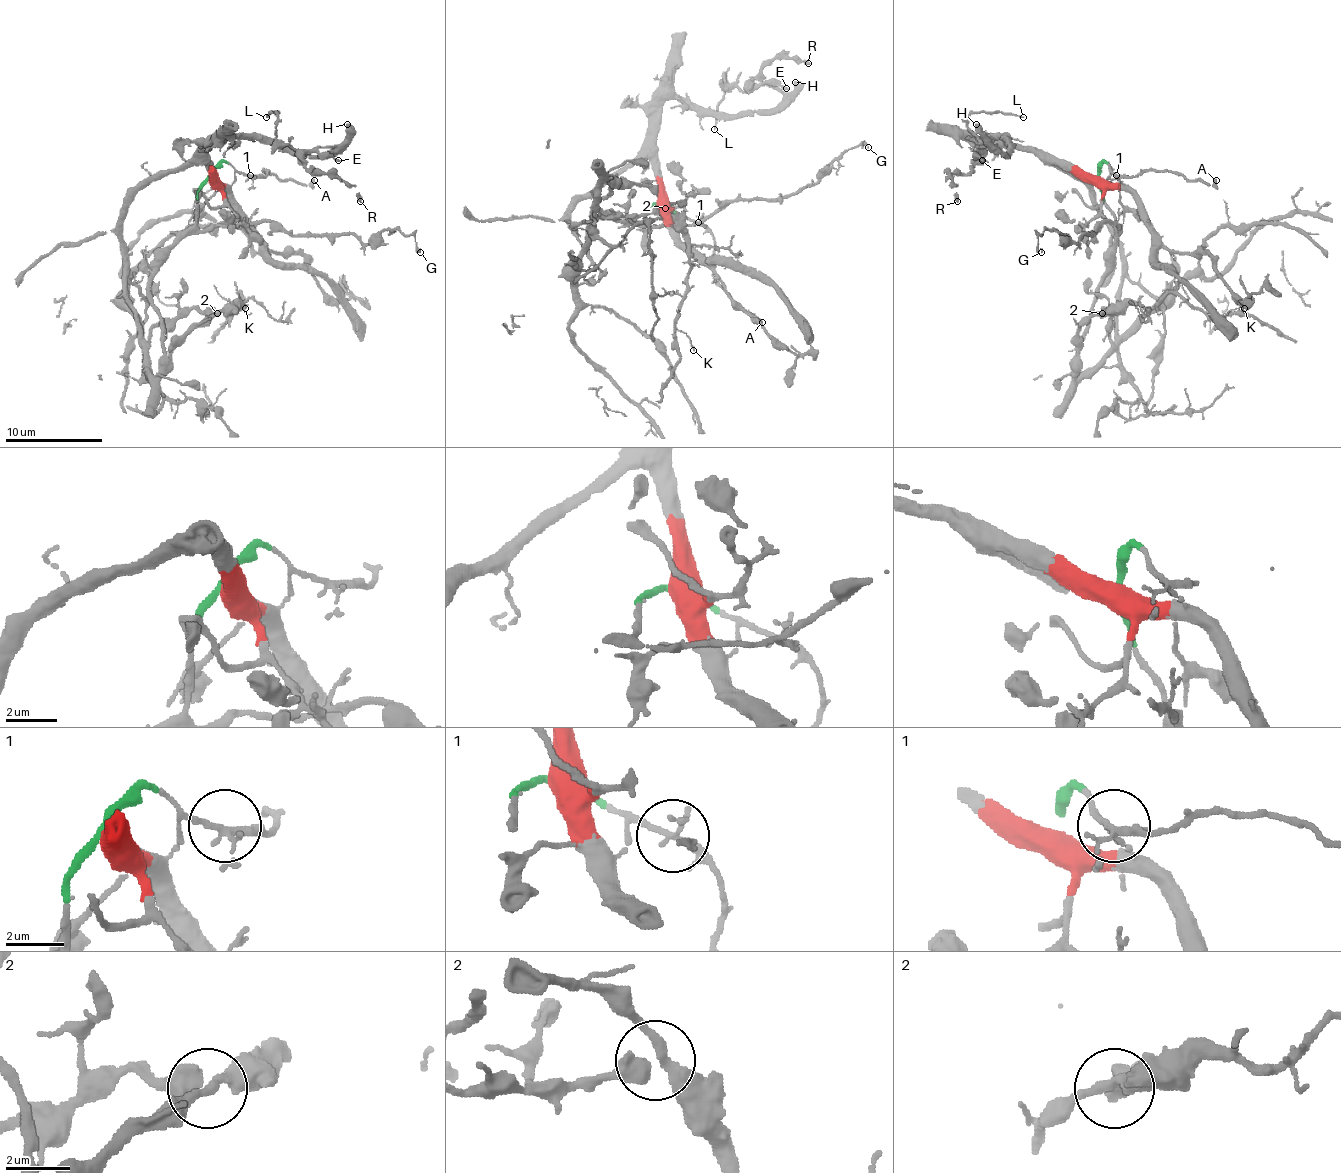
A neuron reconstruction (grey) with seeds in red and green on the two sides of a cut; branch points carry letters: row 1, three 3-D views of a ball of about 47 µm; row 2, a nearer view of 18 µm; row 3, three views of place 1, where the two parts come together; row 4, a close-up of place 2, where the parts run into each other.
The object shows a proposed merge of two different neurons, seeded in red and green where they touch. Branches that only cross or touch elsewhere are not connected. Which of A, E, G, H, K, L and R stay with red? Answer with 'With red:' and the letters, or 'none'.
With red: E, H, L, R

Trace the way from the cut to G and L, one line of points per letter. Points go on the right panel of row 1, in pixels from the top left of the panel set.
G: (1097, 177), (1104, 206), (1119, 231), (1112, 221), (1075, 243), (1058, 231), (1043, 231), (1038, 235), (1041, 253)
L: (1097, 177), (992, 138), (1002, 138), (1009, 150), (1004, 155), (980, 148), (968, 121), (982, 111), (1024, 116)

